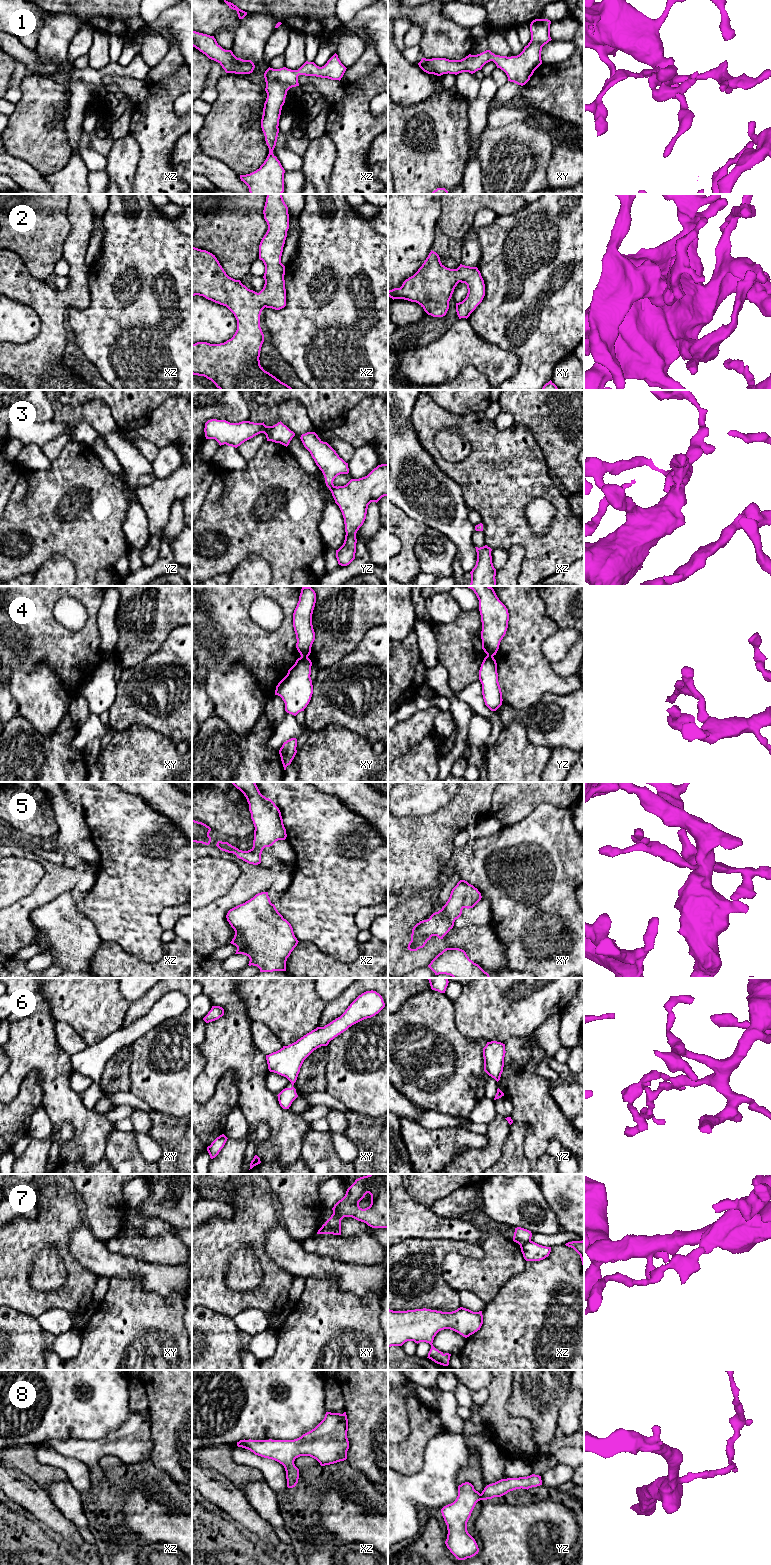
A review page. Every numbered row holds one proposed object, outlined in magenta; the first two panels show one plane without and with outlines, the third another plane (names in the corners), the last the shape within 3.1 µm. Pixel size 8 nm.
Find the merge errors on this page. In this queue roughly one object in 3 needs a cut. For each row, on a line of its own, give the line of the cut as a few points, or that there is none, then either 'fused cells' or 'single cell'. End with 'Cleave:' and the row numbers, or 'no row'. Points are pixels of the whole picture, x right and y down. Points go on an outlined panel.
1: no cut | single cell
2: no cut | single cell
3: no cut | single cell
4: xy (301, 655), (307, 656) | fused cells
5: no cut | single cell
6: no cut | single cell
7: xy (324, 1224), (332, 1233) | fused cells
8: no cut | single cell
Cleave: 4, 7

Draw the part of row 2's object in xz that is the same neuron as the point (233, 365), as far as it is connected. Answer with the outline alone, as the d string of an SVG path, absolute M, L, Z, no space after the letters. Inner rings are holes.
M267 194L263 214L268 230L259 245L259 259L265 265L265 284L259 293L248 289L240 280L229 277L215 255L192 247L192 296L203 296L226 306L237 320L237 330L226 342L192 344L192 374L206 377L220 390L293 390L265 371L259 360L264 342L261 312L265 307L280 310L286 306L285 266L281 263L281 256L289 229L289 214L282 194Z

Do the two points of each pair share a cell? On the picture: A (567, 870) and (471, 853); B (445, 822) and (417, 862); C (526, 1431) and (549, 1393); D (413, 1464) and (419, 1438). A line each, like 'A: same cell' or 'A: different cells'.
A: same cell
B: same cell
C: different cells
D: same cell

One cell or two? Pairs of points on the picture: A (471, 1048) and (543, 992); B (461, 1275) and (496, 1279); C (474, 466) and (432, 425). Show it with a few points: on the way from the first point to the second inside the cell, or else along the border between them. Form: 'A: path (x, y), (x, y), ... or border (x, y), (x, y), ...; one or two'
A: border (457, 1028), (465, 1036), (477, 1041); two
B: path (470, 1275), (487, 1276); one
C: path (476, 448), (476, 439), (459, 422), (450, 422); one

